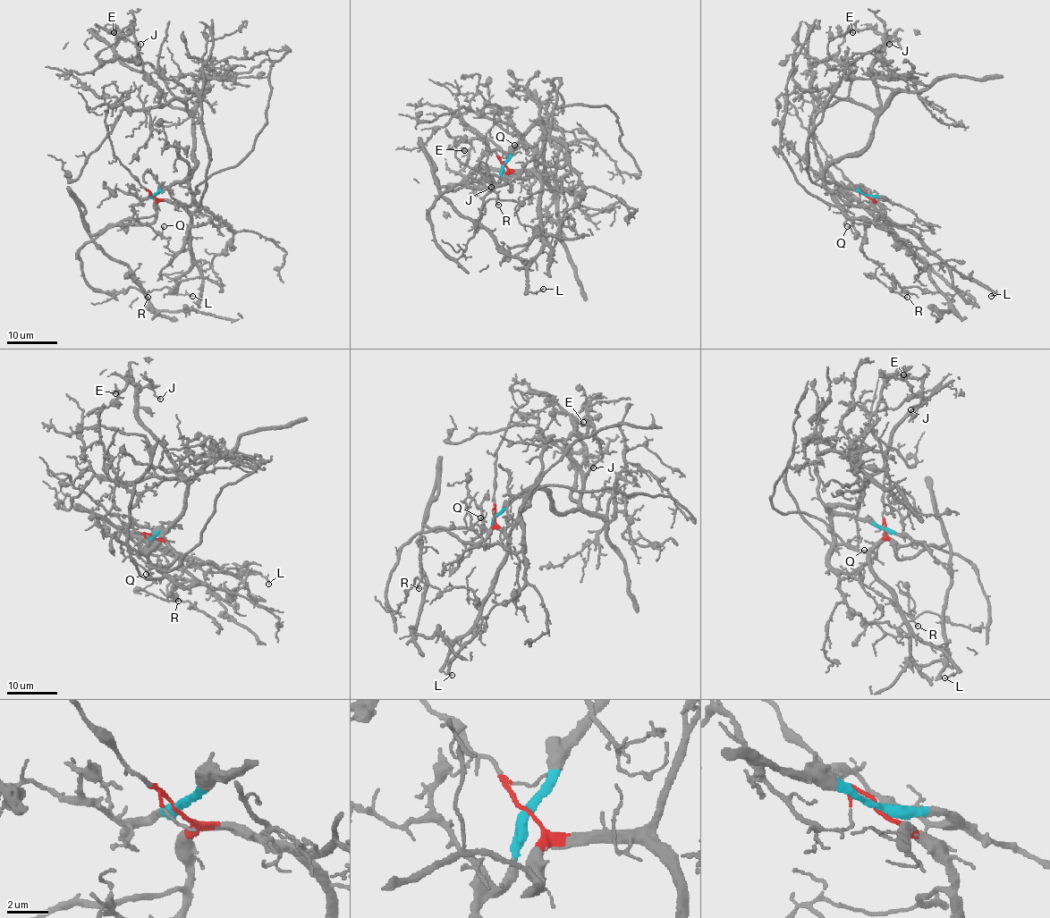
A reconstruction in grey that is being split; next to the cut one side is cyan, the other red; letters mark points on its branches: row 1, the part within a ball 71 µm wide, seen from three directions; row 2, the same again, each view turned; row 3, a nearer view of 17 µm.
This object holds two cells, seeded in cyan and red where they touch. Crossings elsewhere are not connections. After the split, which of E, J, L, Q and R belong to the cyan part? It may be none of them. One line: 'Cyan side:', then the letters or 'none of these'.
Cyan side: E, J

